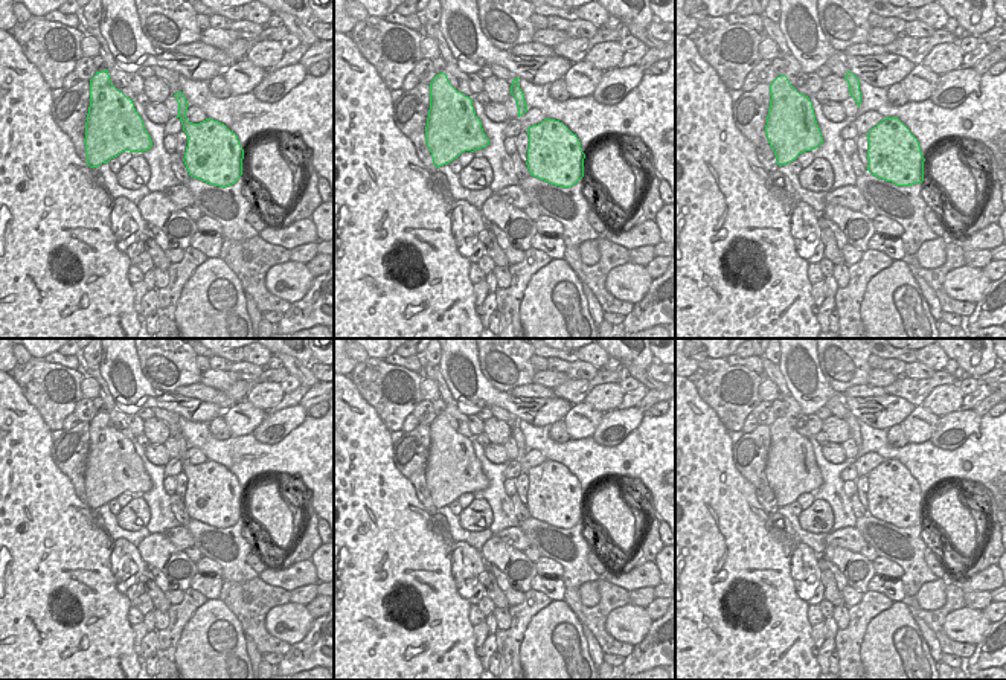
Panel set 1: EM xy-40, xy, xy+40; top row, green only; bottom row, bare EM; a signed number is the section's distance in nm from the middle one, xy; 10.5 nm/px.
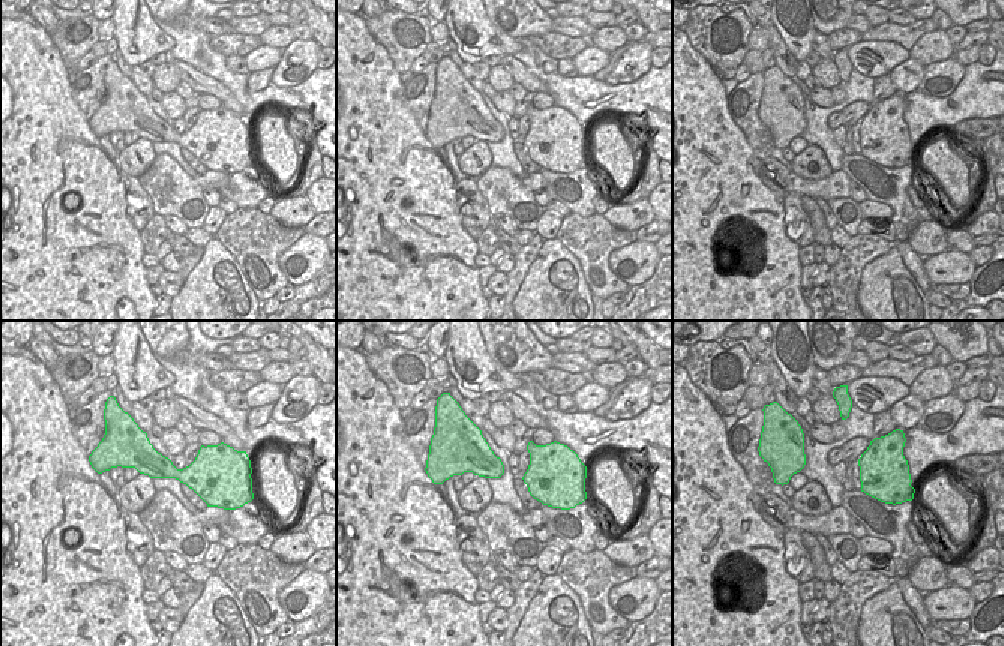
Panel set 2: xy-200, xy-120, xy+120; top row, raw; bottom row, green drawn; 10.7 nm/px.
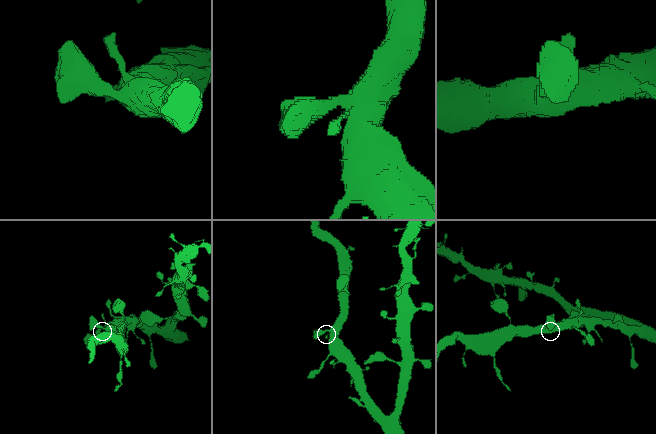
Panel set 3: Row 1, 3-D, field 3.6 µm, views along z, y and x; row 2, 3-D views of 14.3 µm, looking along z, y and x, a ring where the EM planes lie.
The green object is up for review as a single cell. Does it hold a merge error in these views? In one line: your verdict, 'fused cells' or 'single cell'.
single cell

